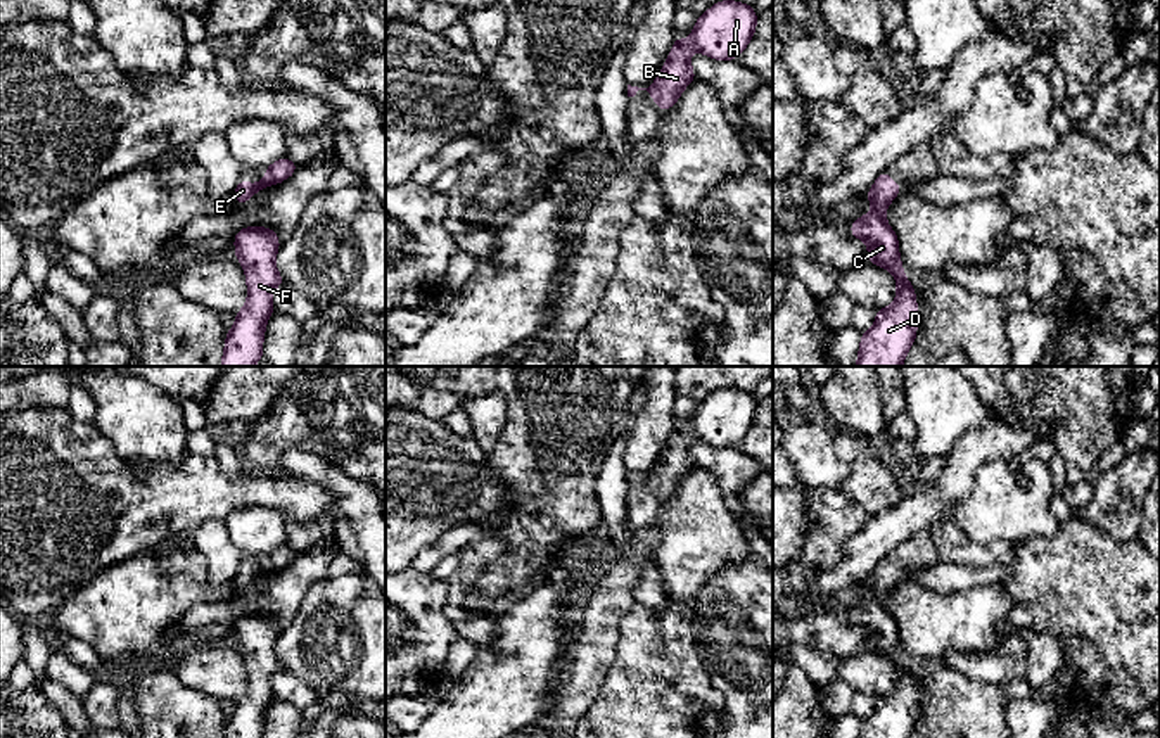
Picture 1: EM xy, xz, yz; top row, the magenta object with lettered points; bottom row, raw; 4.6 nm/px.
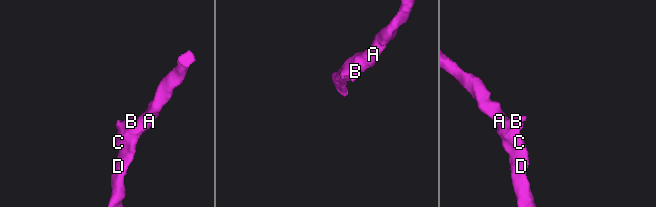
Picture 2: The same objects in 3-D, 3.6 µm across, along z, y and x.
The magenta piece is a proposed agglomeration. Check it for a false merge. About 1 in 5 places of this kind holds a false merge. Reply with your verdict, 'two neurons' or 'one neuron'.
one neuron

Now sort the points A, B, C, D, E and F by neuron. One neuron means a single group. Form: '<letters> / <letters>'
A B C D E F

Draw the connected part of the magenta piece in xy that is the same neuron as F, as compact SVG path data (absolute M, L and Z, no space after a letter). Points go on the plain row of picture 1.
M247 614L235 620L233 631L245 658L247 690L235 702L225 738L263 738L266 709L275 698L271 679L284 671L275 652L280 627L271 615Z

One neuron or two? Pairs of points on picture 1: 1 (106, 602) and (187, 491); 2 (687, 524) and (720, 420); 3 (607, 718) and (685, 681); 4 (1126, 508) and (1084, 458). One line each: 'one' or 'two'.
1: two
2: two
3: one
4: two

